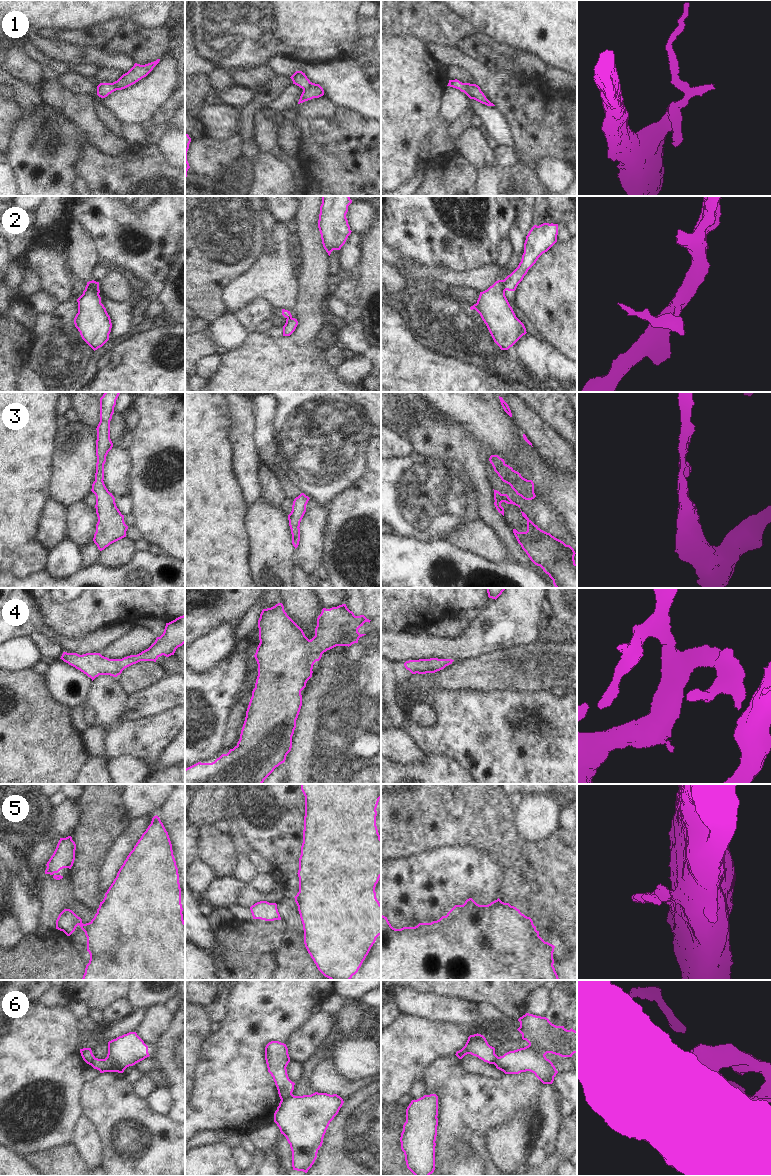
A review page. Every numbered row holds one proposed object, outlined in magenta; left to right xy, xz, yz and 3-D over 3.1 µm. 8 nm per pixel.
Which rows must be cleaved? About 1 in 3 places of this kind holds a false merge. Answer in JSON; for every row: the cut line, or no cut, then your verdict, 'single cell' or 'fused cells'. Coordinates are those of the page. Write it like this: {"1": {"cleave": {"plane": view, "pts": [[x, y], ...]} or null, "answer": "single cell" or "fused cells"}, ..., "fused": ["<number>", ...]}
{"1": {"cleave": null, "answer": "single cell"}, "2": {"cleave": {"plane": "yz", "pts": [[501, 280], [505, 290]]}, "answer": "fused cells"}, "3": {"cleave": null, "answer": "single cell"}, "4": {"cleave": null, "answer": "single cell"}, "5": {"cleave": null, "answer": "single cell"}, "6": {"cleave": {"plane": "xz", "pts": [[291, 1093], [281, 1100]]}, "answer": "fused cells"}, "fused": ["2", "6"]}

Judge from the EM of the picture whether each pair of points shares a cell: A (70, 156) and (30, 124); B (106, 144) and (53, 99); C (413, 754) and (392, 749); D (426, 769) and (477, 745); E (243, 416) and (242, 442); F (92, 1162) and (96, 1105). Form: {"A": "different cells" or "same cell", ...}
{"A": "same cell", "B": "same cell", "C": "same cell", "D": "different cells", "E": "same cell", "F": "different cells"}

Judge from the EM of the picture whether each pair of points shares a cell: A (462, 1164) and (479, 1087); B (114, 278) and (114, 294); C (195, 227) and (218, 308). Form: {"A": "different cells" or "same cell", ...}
{"A": "same cell", "B": "same cell", "C": "same cell"}

